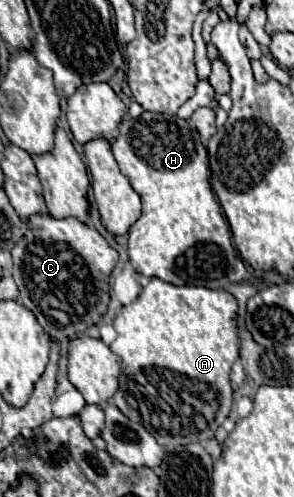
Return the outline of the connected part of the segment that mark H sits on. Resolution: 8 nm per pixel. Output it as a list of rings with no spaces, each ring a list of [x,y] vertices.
[[[141,113],[137,119],[125,115],[123,121],[119,123],[119,135],[115,137],[115,141],[111,143],[111,149],[113,149],[113,155],[115,155],[115,161],[119,163],[119,169],[123,175],[129,177],[131,181],[131,187],[137,191],[137,195],[141,197],[141,203],[143,203],[143,209],[141,209],[141,217],[129,227],[129,263],[133,265],[133,269],[145,277],[159,277],[161,281],[167,281],[171,285],[199,285],[199,287],[207,287],[207,289],[225,289],[229,283],[239,283],[239,281],[245,281],[249,279],[249,273],[243,265],[243,261],[237,257],[237,251],[231,243],[231,229],[229,229],[229,223],[227,219],[223,217],[221,213],[221,205],[217,203],[215,195],[213,195],[213,189],[209,185],[209,157],[207,157],[207,149],[205,145],[201,143],[199,139],[199,133],[195,131],[195,127],[191,127],[189,121],[185,119],[179,119],[179,117],[171,117],[171,119],[165,119],[161,113]]]

